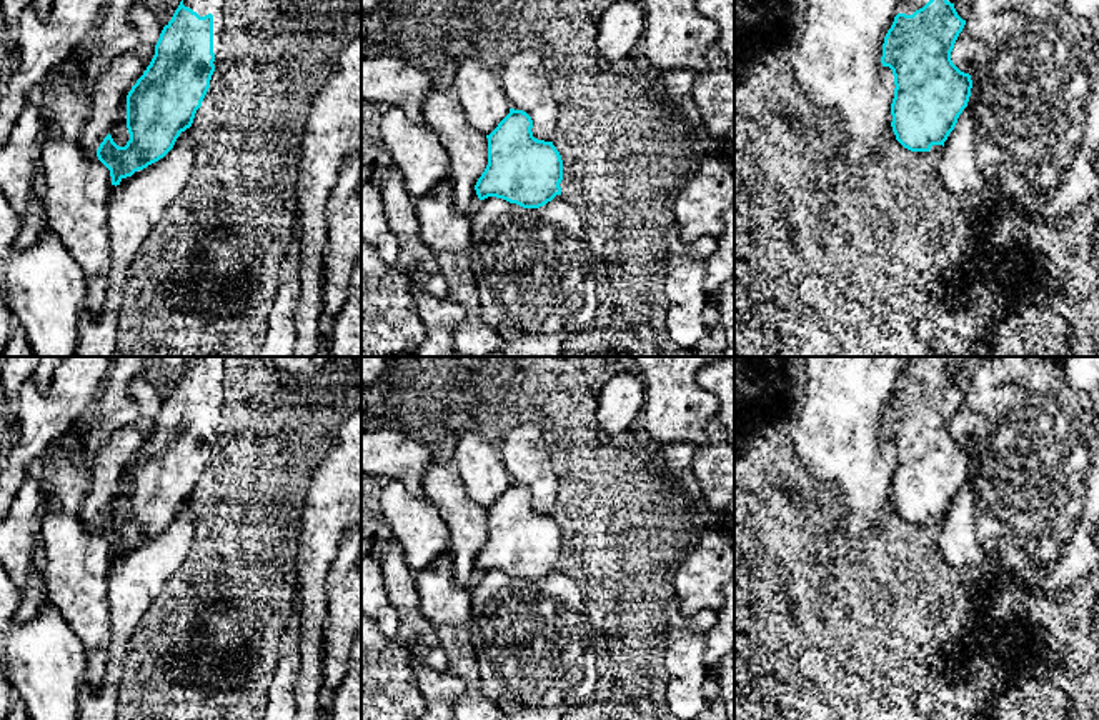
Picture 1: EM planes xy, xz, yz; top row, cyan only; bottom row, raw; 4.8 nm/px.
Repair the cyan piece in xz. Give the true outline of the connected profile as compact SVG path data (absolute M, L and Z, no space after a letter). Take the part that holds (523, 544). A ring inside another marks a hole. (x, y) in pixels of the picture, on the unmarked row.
M510 482L486 508L488 538L475 563L480 573L503 572L523 582L540 582L561 568L563 533L553 515L533 510L533 493Z

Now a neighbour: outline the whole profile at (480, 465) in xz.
M478 433L460 437L451 465L468 495L483 508L490 508L511 482L500 450Z

